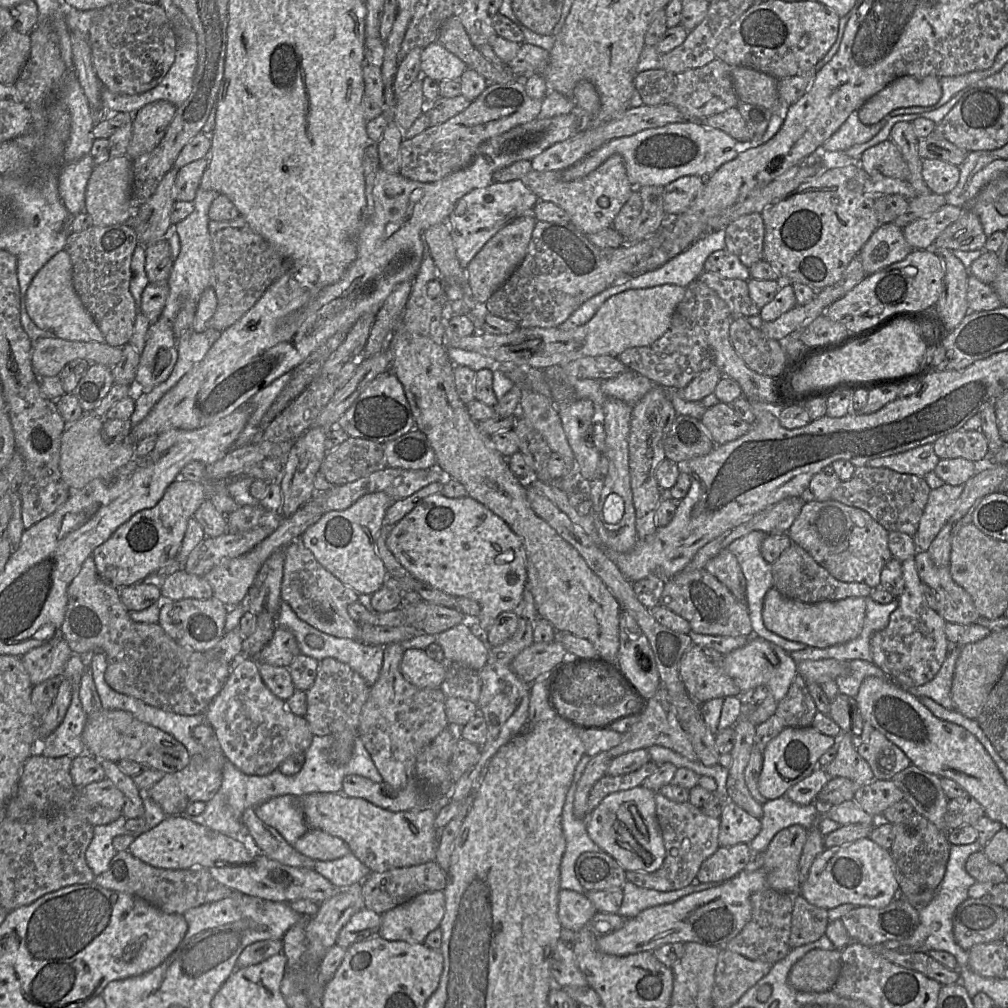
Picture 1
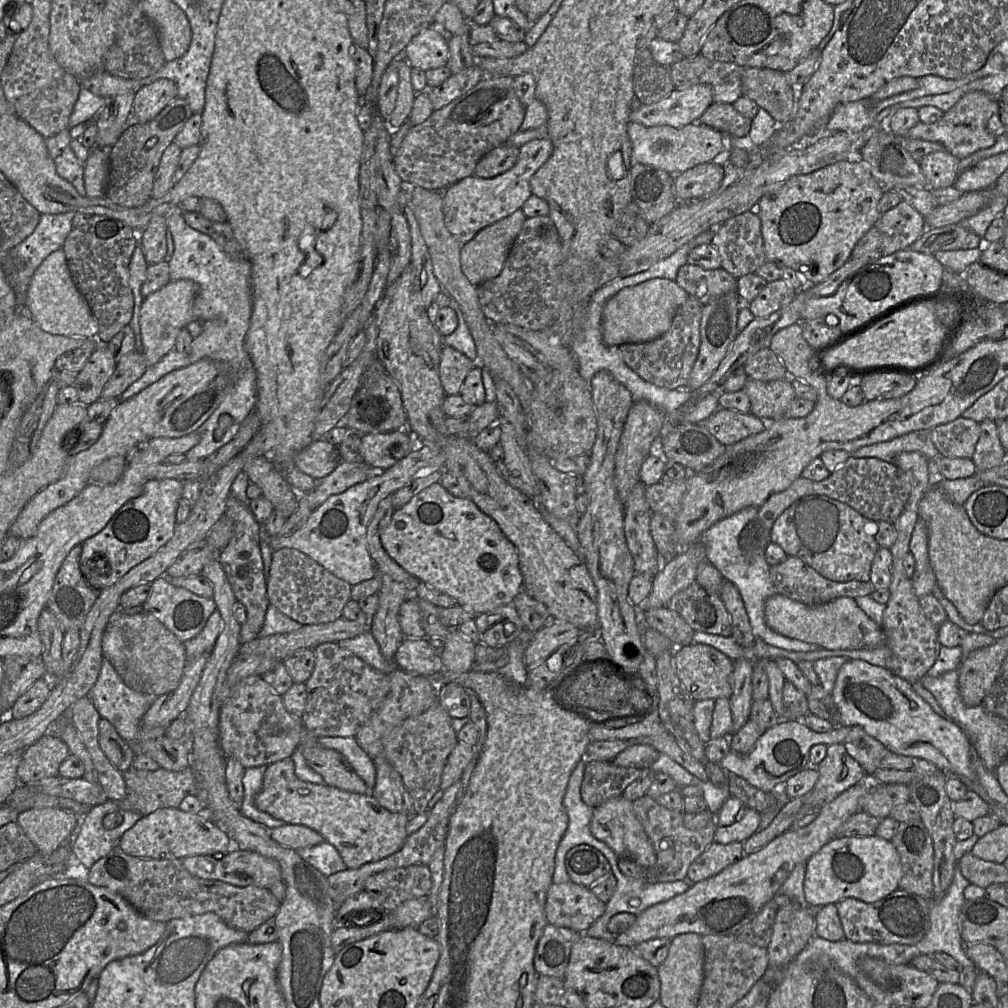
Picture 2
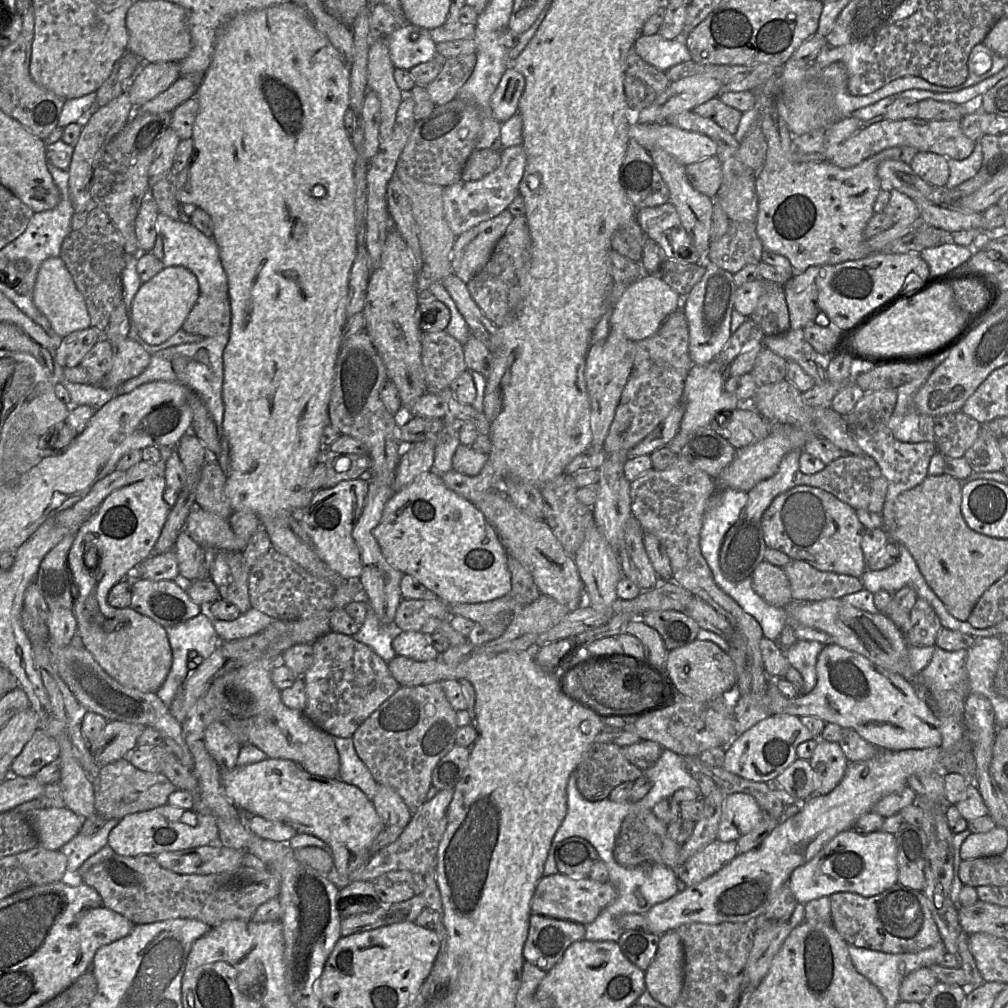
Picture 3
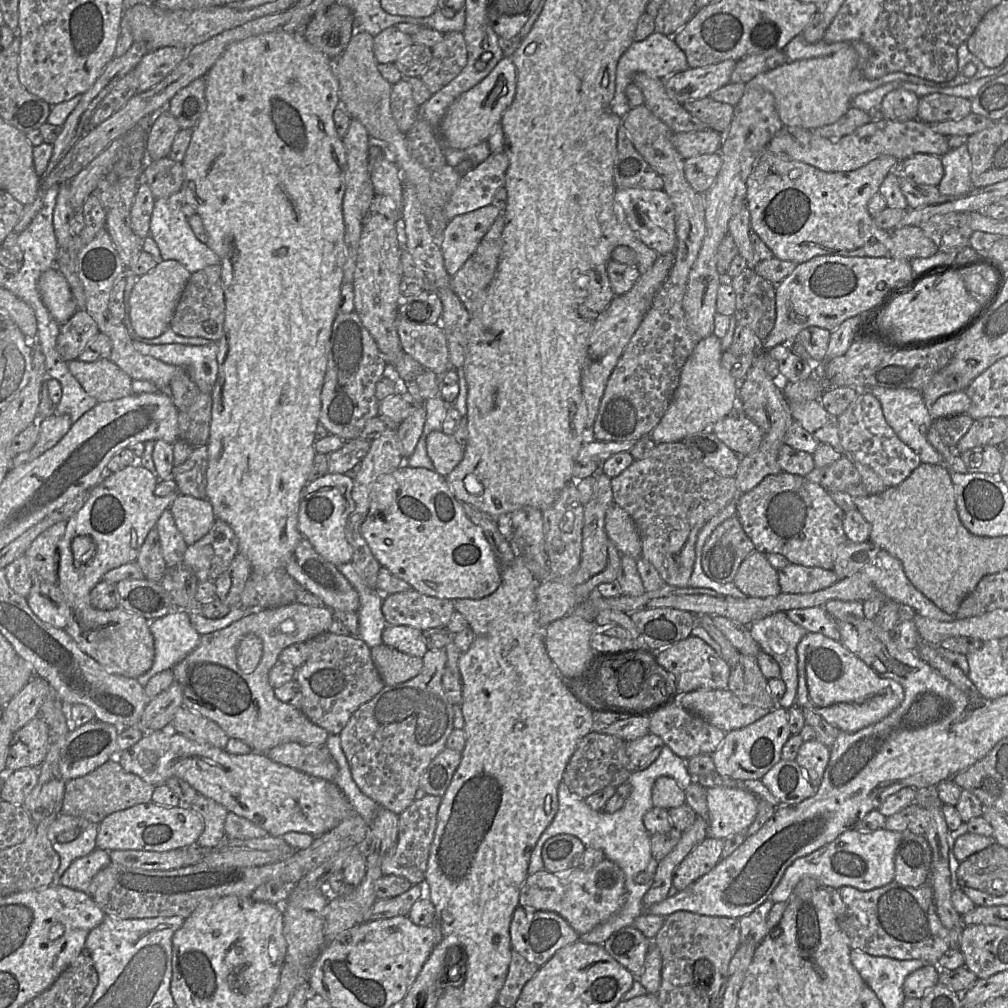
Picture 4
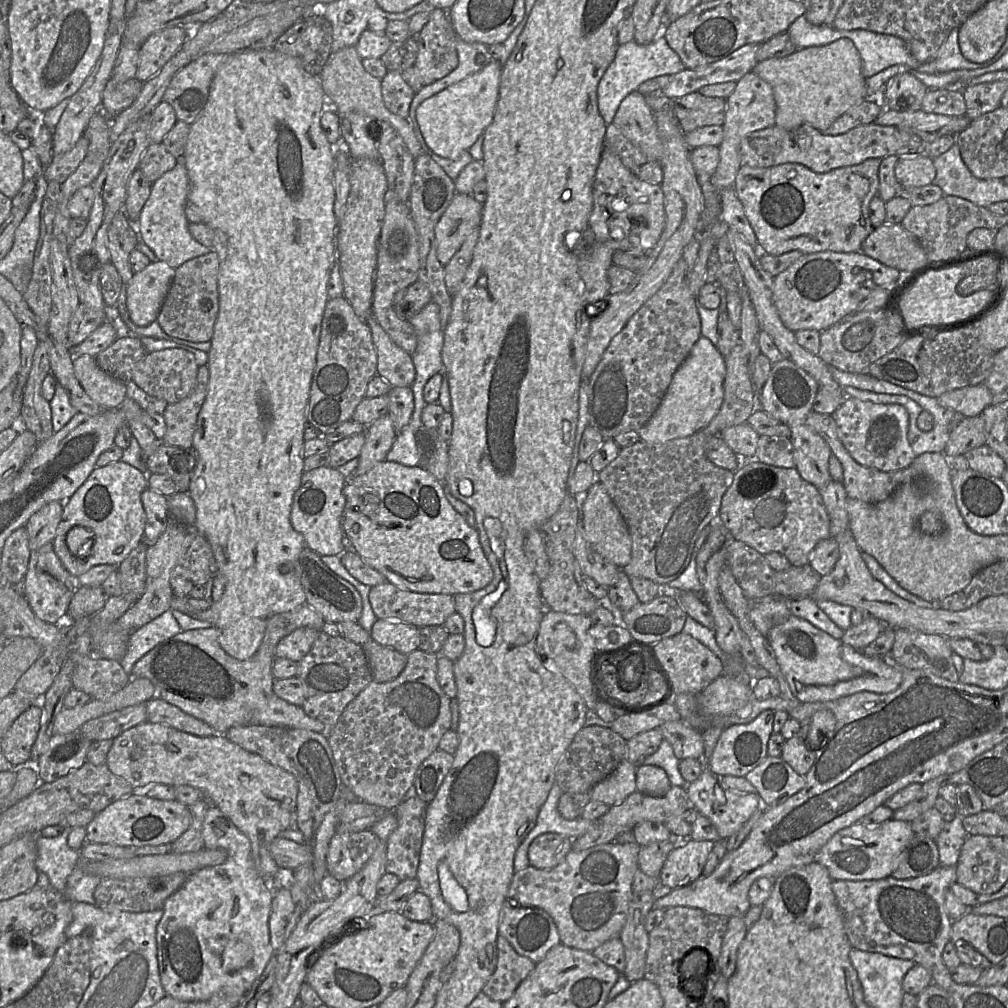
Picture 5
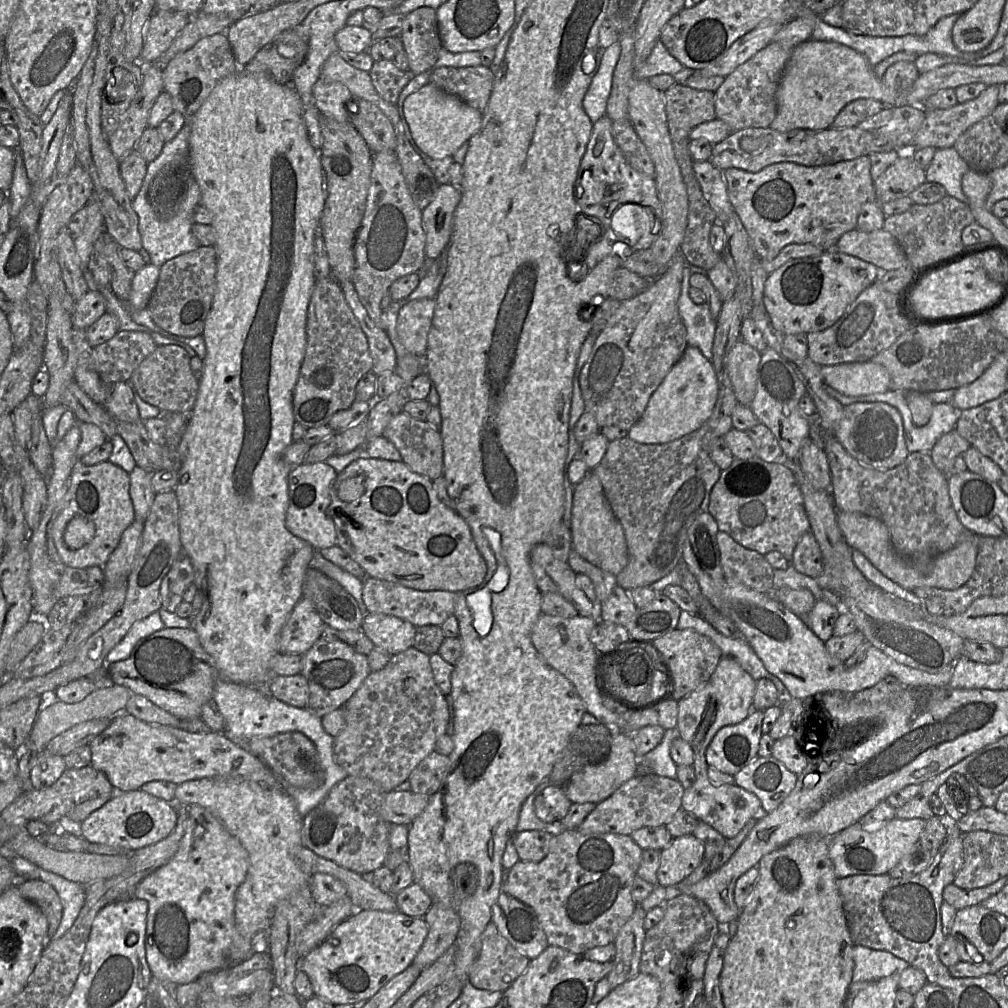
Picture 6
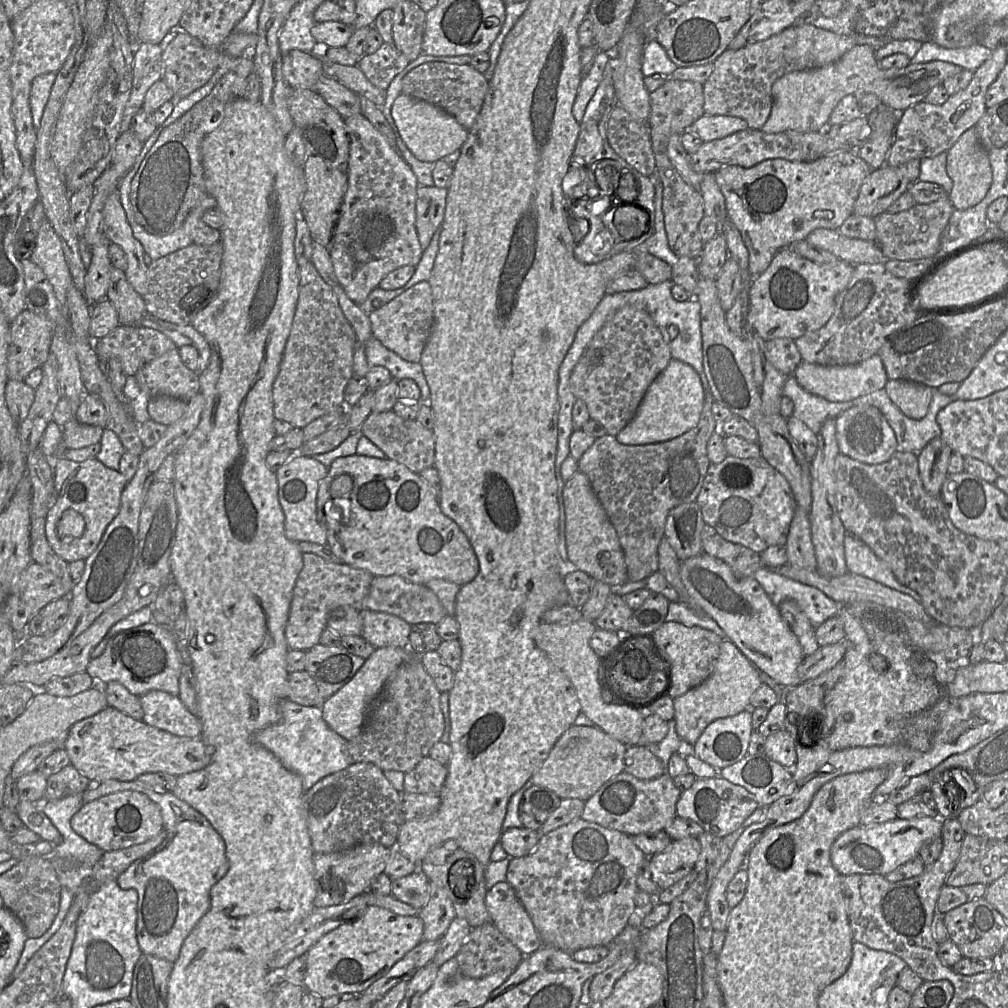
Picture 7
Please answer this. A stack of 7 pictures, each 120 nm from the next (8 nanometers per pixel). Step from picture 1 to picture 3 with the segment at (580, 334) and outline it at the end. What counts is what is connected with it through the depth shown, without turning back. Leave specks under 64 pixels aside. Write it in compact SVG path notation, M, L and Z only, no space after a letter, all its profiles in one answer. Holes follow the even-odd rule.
M645 274L630 284L612 307L610 331L621 332L626 338L638 342L653 336L678 309L683 297L674 291L659 275Z

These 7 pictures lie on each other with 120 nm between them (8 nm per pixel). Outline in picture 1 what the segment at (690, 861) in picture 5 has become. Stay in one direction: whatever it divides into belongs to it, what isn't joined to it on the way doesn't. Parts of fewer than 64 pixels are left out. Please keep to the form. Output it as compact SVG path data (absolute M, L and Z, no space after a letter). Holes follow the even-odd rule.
M741 843L730 847L720 846L702 862L696 875L701 883L723 883L749 868L752 859L749 844Z

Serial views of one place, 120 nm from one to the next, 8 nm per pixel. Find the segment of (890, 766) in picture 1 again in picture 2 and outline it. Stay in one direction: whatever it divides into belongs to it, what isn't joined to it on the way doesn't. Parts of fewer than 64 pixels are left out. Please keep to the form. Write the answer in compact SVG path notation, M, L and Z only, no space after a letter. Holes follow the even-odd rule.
M851 726L843 744L847 752L859 763L867 775L872 775L888 749L868 735L861 726Z

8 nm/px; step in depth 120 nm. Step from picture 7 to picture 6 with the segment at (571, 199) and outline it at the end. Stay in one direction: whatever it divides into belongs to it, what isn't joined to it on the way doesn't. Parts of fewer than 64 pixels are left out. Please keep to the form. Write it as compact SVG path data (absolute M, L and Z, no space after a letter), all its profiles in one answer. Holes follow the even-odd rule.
M607 115L593 123L591 137L582 157L575 183L575 199L586 220L599 215L603 216L606 222L611 222L615 211L628 203L650 209L650 212L654 215L652 227L649 232L646 232L644 228L639 226L641 230L640 238L638 242L635 241L635 244L632 245L635 250L646 250L651 248L662 231L662 203L657 194L654 178L635 170L617 146L612 135L612 123L613 121Z

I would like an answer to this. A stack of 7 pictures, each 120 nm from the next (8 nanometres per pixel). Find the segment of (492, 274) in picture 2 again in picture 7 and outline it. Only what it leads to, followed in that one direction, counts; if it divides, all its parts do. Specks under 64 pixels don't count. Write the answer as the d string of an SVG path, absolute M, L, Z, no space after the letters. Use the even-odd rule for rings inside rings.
M436 186L417 187L416 230L422 250L425 250L431 239L442 225L448 189Z

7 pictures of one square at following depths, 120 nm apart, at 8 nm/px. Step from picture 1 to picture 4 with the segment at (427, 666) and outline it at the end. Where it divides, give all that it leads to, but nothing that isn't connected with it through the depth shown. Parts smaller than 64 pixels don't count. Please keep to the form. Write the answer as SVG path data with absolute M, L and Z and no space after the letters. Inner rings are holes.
M387 625L382 640L383 644L415 657L422 658L428 651L422 631L411 626Z

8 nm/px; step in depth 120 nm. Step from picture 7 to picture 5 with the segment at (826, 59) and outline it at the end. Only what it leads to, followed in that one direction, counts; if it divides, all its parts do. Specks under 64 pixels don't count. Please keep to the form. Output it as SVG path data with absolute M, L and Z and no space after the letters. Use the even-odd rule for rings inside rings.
M754 72L746 73L736 82L736 88L726 99L723 139L718 146L719 164L710 181L717 189L733 188L737 173L743 166L740 157L741 141L752 132L763 130L775 125L776 102L772 87Z

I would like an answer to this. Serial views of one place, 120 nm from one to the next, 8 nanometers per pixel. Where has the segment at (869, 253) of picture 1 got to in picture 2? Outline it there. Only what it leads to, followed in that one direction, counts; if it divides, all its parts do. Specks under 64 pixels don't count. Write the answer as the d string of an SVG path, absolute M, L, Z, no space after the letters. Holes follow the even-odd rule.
M906 201L881 214L874 225L881 233L881 255L907 250L925 231L924 217Z

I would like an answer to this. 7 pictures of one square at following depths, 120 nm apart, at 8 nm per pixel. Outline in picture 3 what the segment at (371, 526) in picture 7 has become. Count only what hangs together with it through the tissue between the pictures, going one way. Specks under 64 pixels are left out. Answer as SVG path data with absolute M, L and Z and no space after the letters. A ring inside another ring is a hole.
M432 471L422 473L411 484L392 493L372 534L389 565L416 579L448 605L489 602L511 592L508 554L497 532L472 502L450 490L441 476Z

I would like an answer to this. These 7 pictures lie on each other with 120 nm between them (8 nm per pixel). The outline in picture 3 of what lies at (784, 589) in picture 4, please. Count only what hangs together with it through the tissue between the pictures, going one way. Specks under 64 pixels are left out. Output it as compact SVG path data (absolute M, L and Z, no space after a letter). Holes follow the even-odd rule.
M791 559L782 569L790 583L794 601L842 598L864 589L858 577L820 571L801 560Z

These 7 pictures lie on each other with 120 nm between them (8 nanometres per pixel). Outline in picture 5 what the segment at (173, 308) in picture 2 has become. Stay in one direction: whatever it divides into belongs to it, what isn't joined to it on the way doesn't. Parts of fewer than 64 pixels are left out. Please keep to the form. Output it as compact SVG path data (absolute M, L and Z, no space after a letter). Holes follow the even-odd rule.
M154 261L143 270L133 273L127 283L127 309L138 326L147 326L157 320L168 293L175 269L164 261Z

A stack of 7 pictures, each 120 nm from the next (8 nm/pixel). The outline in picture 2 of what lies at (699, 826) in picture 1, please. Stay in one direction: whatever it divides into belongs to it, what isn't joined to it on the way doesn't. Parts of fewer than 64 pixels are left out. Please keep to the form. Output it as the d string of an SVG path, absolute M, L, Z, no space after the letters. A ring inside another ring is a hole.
M648 795L634 800L633 810L654 848L656 862L652 866L644 867L632 860L619 858L618 868L624 875L641 882L653 884L684 880L691 863L715 841L716 819L704 828L691 830L683 823L684 811L667 809Z

